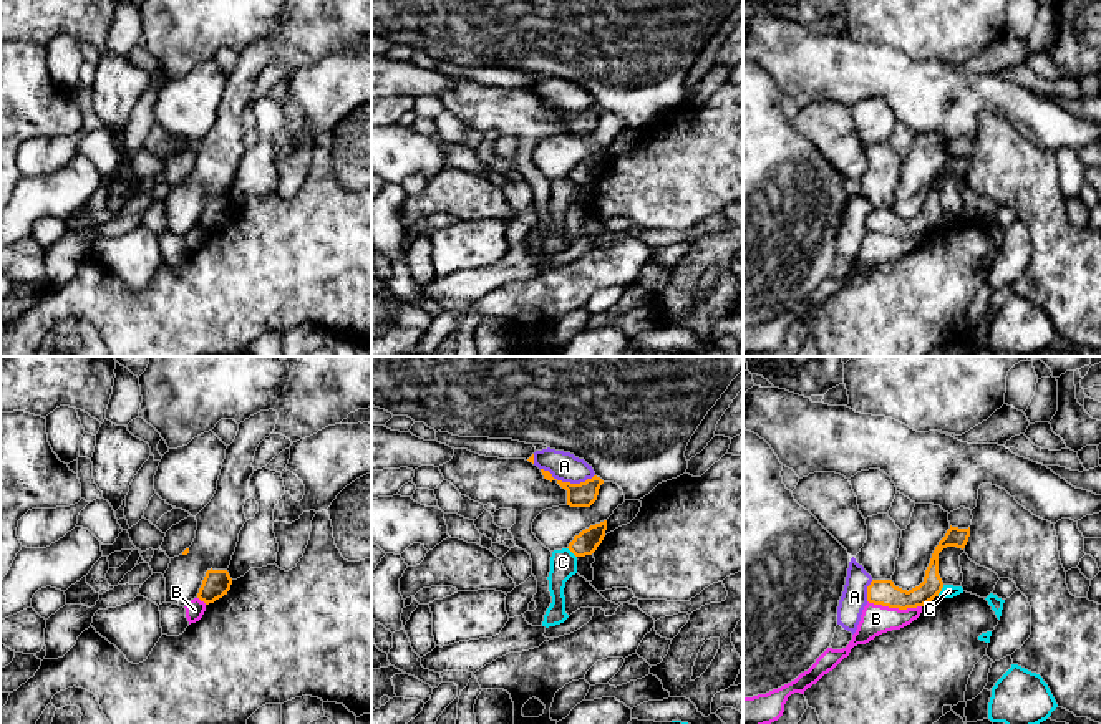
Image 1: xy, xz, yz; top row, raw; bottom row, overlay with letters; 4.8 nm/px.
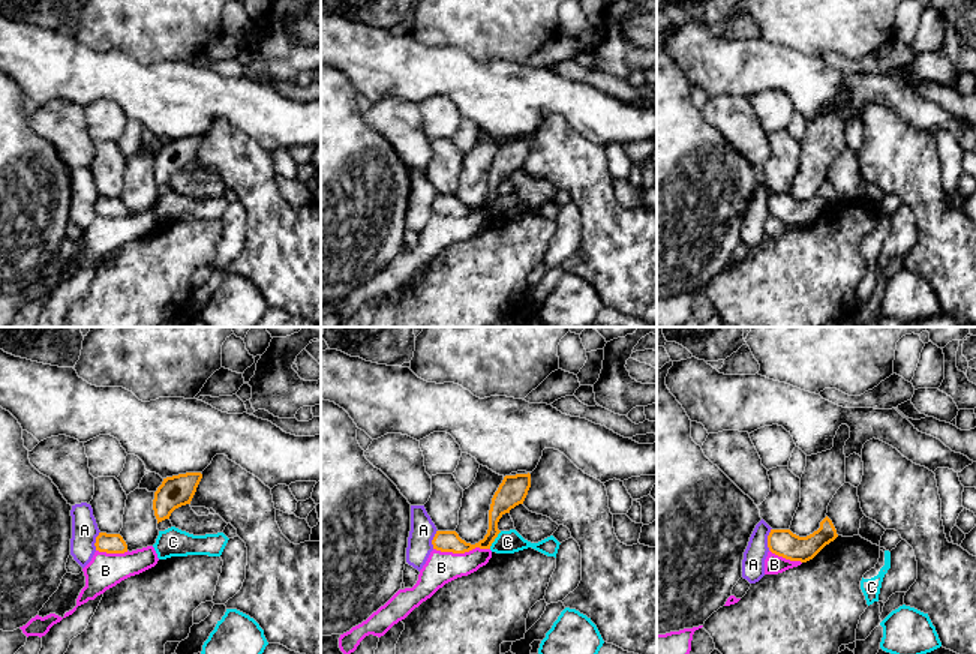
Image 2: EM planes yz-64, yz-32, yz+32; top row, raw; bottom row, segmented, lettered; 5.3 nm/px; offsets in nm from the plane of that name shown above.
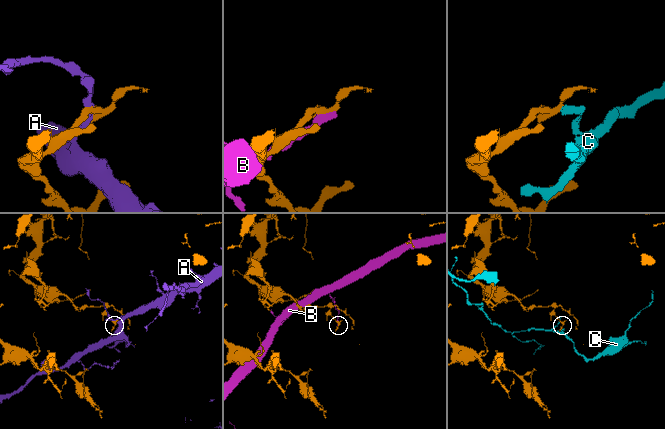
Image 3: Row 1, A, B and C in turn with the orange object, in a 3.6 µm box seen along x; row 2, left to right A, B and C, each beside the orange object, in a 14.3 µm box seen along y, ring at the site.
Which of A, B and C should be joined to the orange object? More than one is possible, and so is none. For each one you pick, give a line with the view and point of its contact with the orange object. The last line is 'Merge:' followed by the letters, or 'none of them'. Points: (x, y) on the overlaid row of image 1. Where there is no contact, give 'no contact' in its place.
Merge: none of them

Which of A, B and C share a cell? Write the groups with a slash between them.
A / B / C

